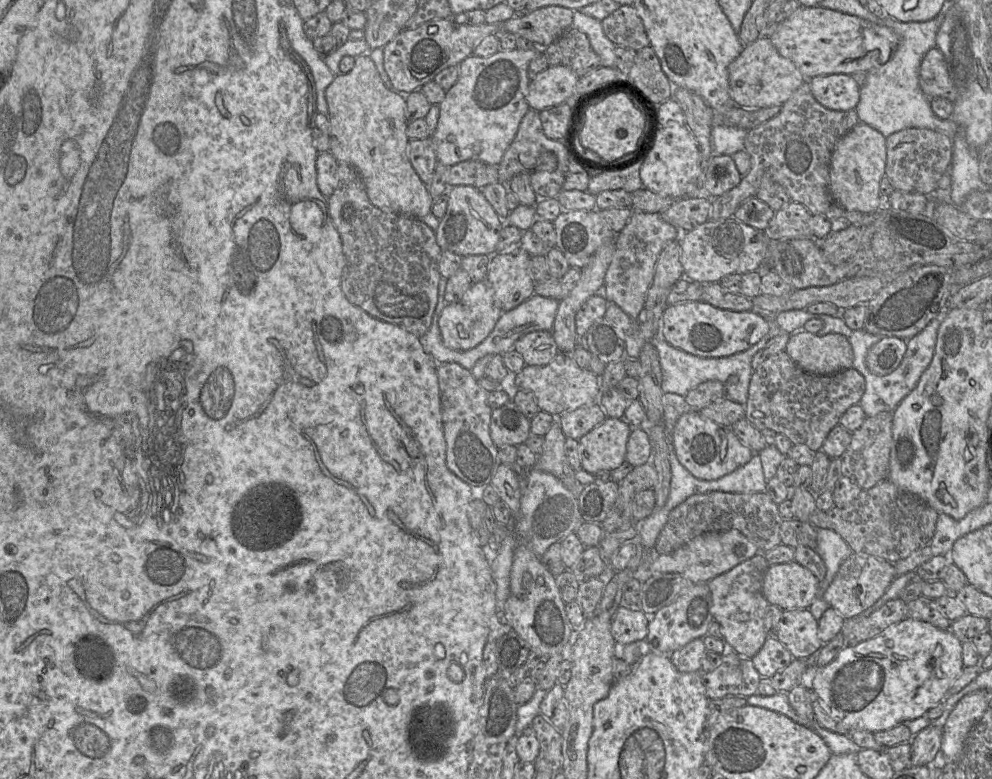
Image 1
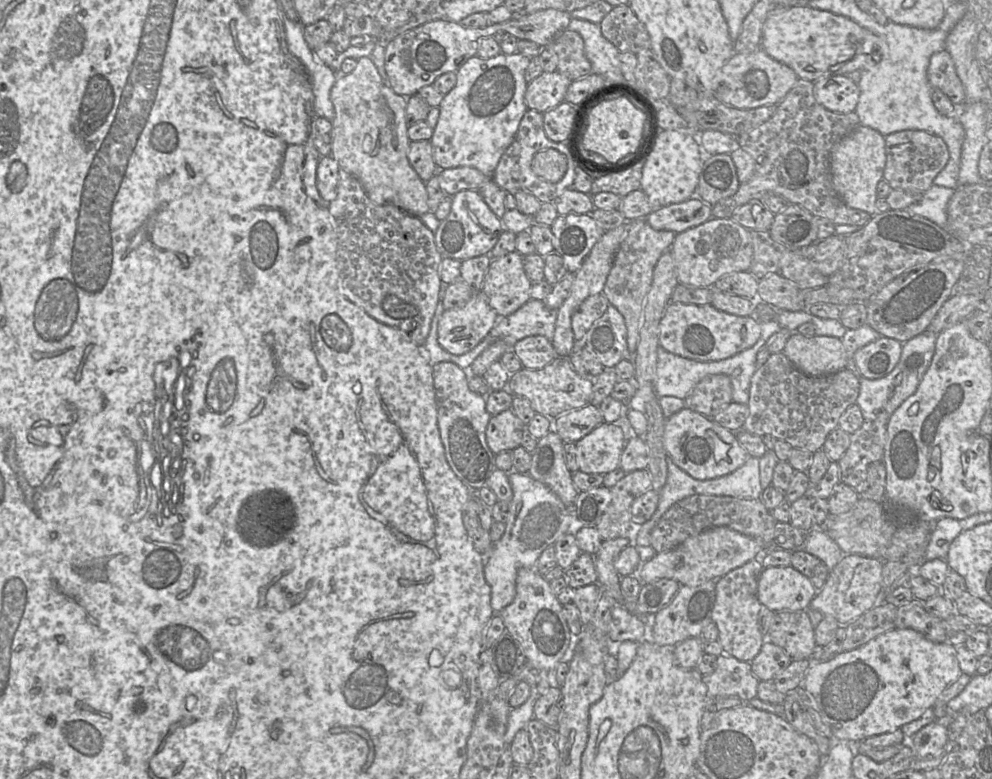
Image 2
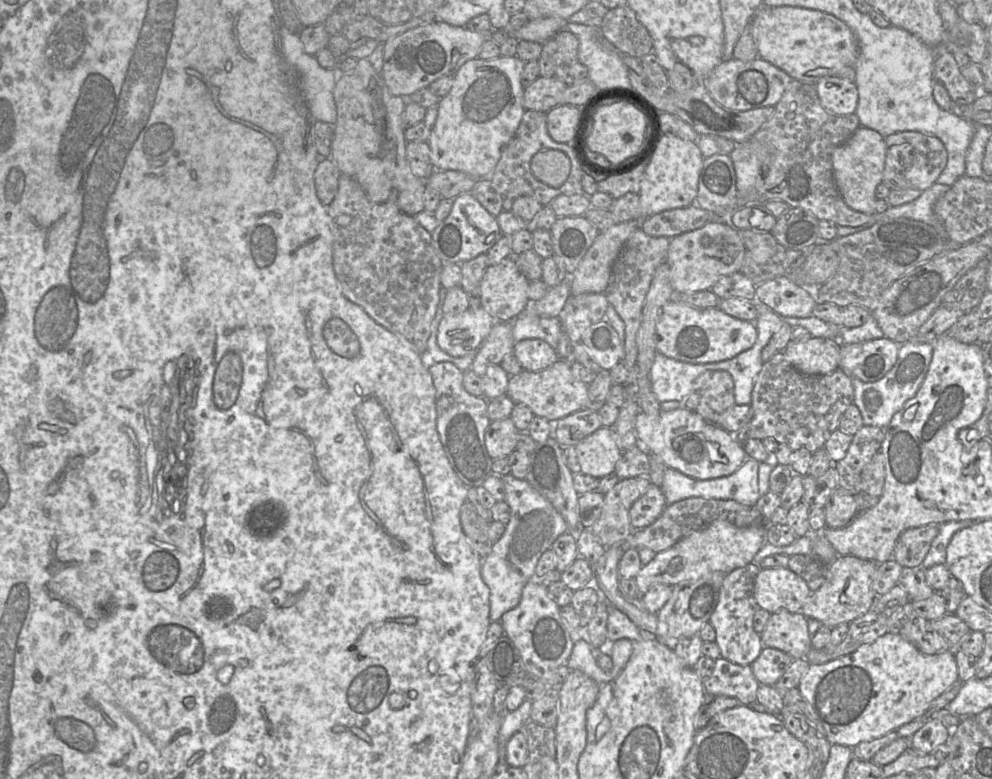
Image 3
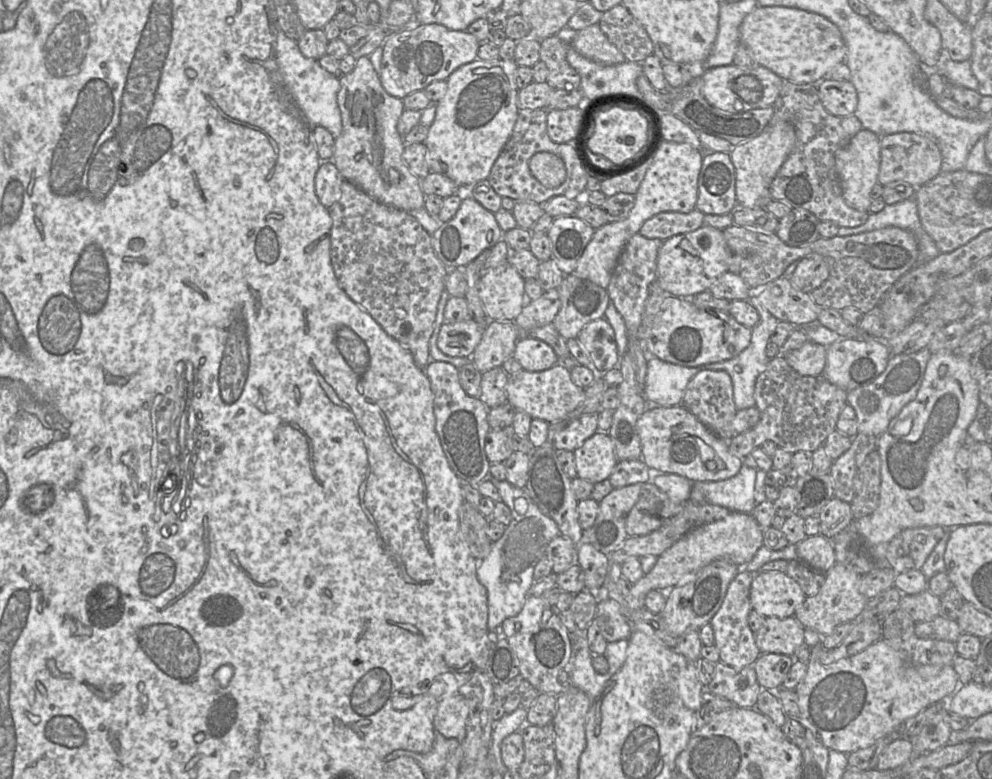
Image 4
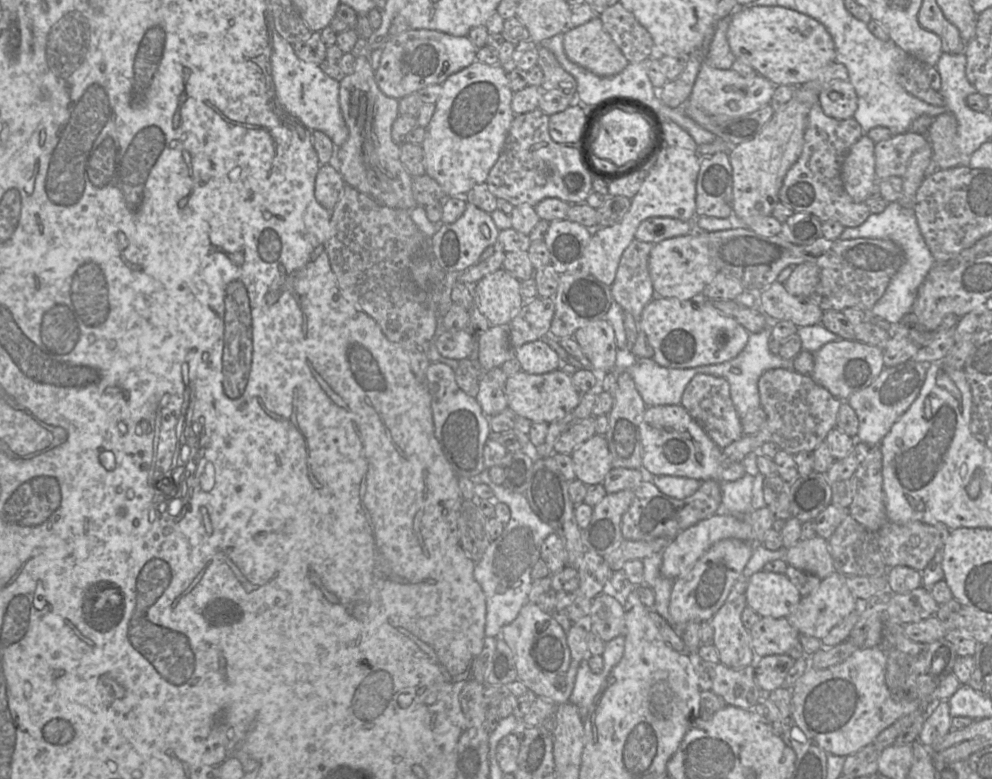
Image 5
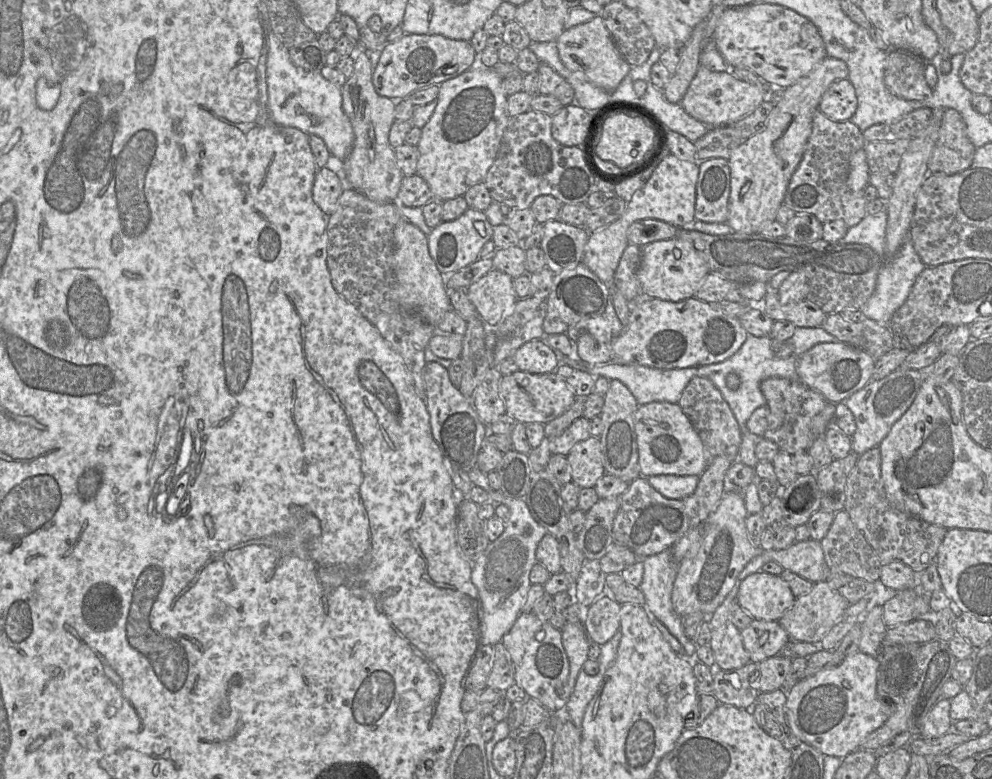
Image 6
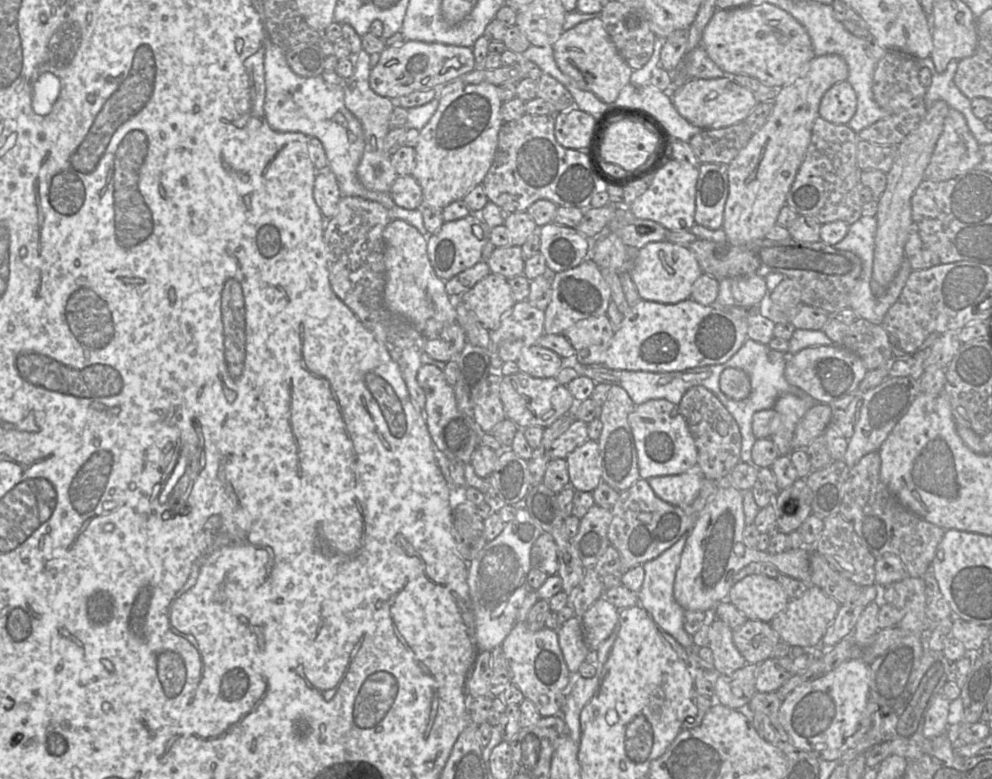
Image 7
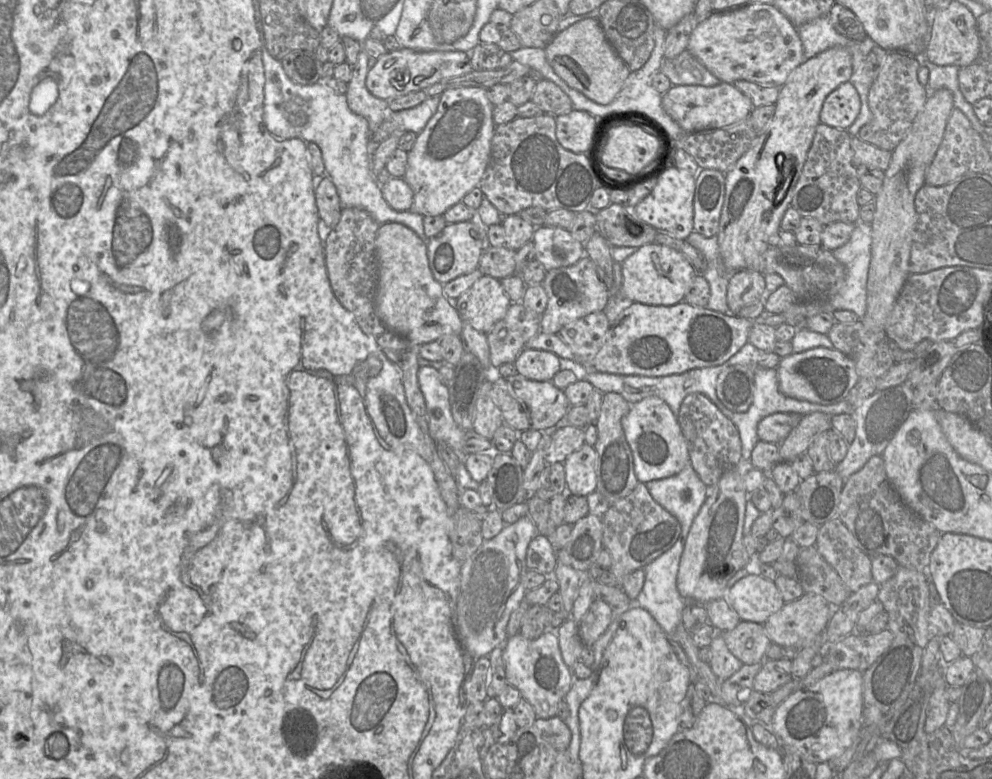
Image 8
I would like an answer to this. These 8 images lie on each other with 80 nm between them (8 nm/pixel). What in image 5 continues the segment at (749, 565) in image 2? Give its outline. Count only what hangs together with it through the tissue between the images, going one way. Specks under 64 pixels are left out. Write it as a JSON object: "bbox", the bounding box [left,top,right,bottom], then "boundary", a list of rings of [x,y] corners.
{"bbox":[710,577,757,669],"boundary":[[[741,577],[734,584],[725,603],[710,620],[719,663],[731,669],[753,665],[757,659],[750,631],[741,621],[742,612],[747,607],[748,579]]]}

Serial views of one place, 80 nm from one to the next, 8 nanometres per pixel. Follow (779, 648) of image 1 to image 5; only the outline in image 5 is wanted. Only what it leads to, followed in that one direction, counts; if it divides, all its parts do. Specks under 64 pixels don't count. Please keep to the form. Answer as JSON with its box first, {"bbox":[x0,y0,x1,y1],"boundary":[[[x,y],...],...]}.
{"bbox":[755,654,796,693],"boundary":[[[778,654],[757,658],[755,666],[755,682],[763,693],[770,693],[783,687],[789,670],[796,660],[787,654]]]}

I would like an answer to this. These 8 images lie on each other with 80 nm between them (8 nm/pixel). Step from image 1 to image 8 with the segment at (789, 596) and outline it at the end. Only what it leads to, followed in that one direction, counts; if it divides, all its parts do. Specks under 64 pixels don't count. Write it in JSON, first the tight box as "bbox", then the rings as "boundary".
{"bbox":[726,570,785,624],"boundary":[[[755,570],[729,588],[726,599],[742,621],[759,624],[785,604],[776,584]]]}

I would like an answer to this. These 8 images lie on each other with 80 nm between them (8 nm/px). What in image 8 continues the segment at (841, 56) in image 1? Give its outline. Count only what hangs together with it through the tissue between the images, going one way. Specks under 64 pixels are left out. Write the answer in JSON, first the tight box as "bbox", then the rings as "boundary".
{"bbox":[686,4,805,87],"boundary":[[[747,4],[740,8],[713,11],[707,19],[695,26],[691,32],[686,50],[689,51],[699,62],[701,62],[706,67],[709,72],[711,72],[721,82],[730,84],[733,84],[738,80],[746,80],[756,83],[776,84],[777,87],[780,87],[786,82],[790,73],[805,61],[803,45],[798,33],[798,28],[794,26],[791,21],[773,4]]]}

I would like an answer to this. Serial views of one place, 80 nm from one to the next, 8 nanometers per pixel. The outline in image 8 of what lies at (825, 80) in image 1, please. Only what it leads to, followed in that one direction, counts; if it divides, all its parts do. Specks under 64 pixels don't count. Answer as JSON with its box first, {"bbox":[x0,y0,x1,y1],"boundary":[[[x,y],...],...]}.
{"bbox":[820,82,860,130],"boundary":[[[851,82],[840,84],[824,100],[820,122],[841,130],[848,130],[860,112],[860,96]]]}

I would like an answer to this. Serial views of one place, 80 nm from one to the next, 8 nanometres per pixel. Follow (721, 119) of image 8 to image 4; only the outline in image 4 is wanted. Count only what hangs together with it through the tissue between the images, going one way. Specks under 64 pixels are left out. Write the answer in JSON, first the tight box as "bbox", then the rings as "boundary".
{"bbox":[701,64,784,113],"boundary":[[[734,64],[717,66],[701,71],[702,94],[707,102],[728,113],[745,112],[757,108],[772,107],[784,80],[766,67],[739,67]]]}

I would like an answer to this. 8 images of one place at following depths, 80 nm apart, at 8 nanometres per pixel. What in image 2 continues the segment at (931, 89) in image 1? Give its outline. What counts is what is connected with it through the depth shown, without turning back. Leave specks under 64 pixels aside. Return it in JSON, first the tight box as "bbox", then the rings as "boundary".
{"bbox":[927,50,967,106],"boundary":[[[946,50],[936,52],[931,56],[927,78],[930,86],[946,94],[955,106],[967,104],[963,84],[956,73],[954,62]]]}

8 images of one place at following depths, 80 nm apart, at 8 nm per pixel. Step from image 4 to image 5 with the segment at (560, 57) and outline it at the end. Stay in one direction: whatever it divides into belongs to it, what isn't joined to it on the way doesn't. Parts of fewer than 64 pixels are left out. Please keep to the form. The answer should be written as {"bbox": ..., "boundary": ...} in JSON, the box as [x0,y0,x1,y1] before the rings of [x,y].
{"bbox":[537,45,576,96],"boundary":[[[540,45],[537,65],[543,72],[541,88],[544,92],[559,91],[566,95],[576,96],[575,78],[560,65],[550,50]]]}

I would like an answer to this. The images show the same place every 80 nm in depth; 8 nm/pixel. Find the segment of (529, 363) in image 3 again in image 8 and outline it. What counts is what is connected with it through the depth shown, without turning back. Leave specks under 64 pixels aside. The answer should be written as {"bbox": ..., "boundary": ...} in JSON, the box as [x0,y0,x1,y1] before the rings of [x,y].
{"bbox":[514,349,560,381],"boundary":[[[524,349],[514,362],[517,373],[533,381],[552,381],[560,371],[559,357],[553,352]]]}

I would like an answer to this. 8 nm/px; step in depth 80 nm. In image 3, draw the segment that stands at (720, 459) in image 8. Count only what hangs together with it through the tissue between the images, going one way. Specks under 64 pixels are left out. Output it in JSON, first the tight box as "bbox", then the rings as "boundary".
{"bbox":[683,370,735,426],"boundary":[[[725,370],[705,371],[692,384],[683,406],[719,426],[723,413],[735,405],[734,382]]]}

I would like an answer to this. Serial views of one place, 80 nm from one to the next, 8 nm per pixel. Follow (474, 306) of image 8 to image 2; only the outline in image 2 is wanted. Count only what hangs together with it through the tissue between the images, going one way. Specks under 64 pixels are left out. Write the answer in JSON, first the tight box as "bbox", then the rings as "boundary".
{"bbox":[482,251,532,317],"boundary":[[[517,251],[492,259],[482,285],[482,293],[499,317],[508,316],[530,299],[532,287]]]}

